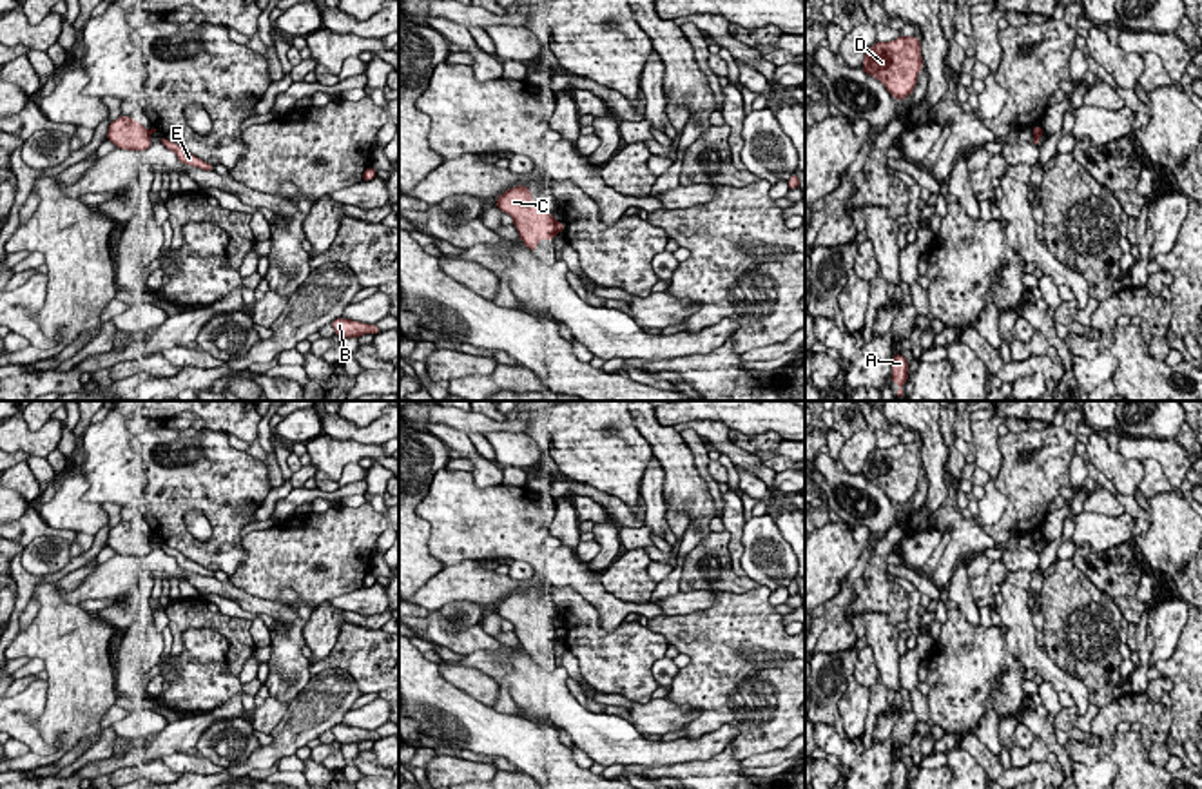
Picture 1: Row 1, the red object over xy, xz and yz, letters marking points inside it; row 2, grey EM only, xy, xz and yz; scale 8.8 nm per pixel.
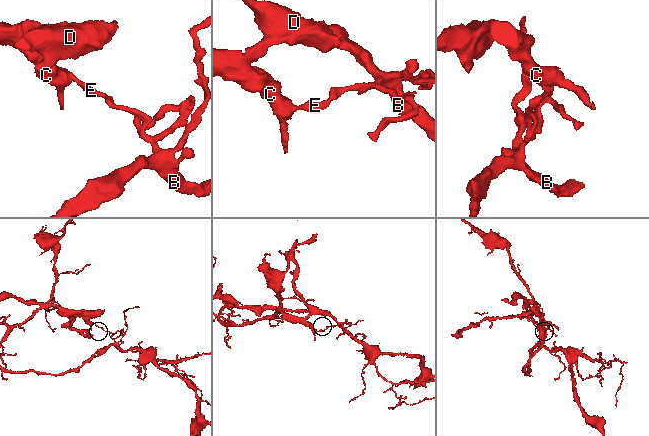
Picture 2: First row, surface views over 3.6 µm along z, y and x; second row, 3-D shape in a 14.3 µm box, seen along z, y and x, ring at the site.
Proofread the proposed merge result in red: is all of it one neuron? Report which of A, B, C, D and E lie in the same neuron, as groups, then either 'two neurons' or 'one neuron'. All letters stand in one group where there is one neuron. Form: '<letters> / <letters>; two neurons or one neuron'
A B E / C D; two neurons

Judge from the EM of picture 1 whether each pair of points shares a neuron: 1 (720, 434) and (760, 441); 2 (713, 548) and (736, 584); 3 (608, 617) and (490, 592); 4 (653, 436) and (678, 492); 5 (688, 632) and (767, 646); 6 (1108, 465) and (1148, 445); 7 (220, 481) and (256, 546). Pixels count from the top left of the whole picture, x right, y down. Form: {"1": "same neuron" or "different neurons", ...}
{"1": "different neurons", "2": "same neuron", "3": "different neurons", "4": "same neuron", "5": "same neuron", "6": "different neurons", "7": "different neurons"}

